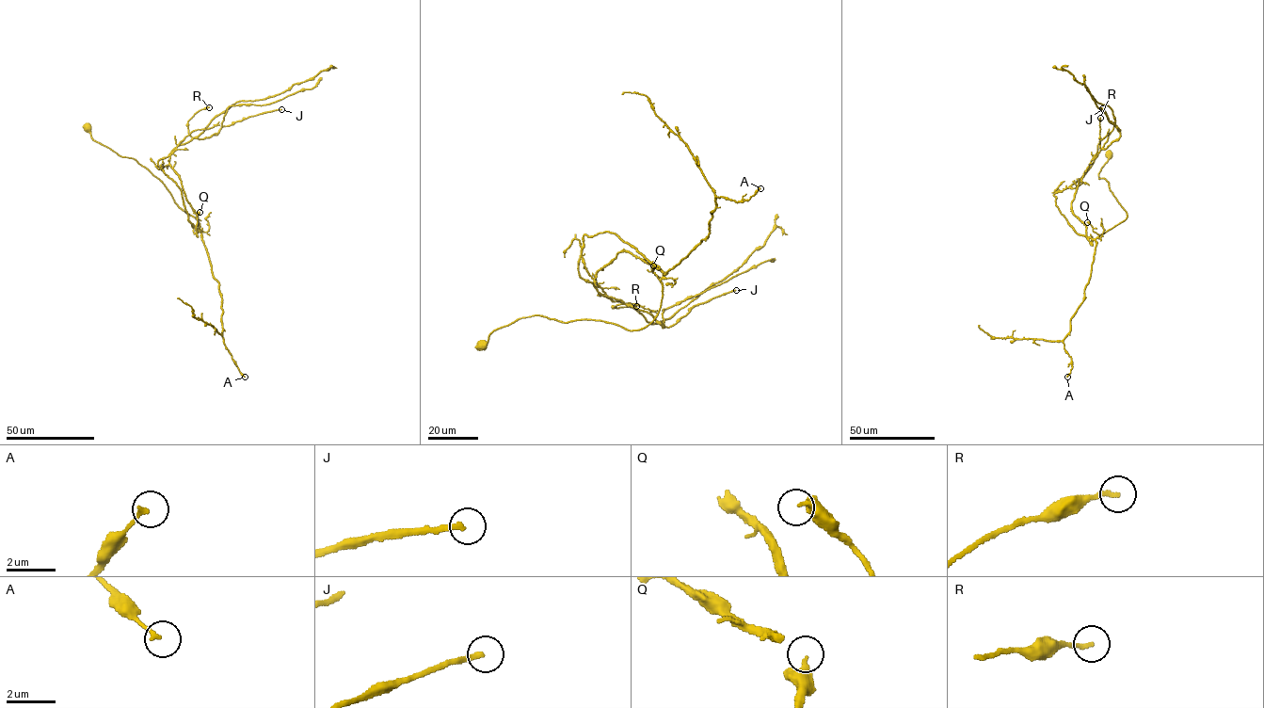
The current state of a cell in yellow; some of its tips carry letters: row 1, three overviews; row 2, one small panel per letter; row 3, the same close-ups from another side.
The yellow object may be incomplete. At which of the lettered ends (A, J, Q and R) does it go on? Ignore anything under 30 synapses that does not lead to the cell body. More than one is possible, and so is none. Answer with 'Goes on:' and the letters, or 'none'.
Goes on: J

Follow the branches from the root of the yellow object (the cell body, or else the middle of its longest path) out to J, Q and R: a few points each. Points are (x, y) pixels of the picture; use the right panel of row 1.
J: (1108, 155), (1098, 178), (1128, 216), (1093, 239), (1076, 232), (1053, 195), (1119, 137), (1102, 108)
Q: (1108, 155), (1098, 178), (1108, 182), (1128, 217), (1100, 234), (1087, 222)
R: (1108, 155), (1098, 178), (1128, 216), (1093, 239), (1076, 232), (1053, 195), (1092, 166), (1100, 118)

